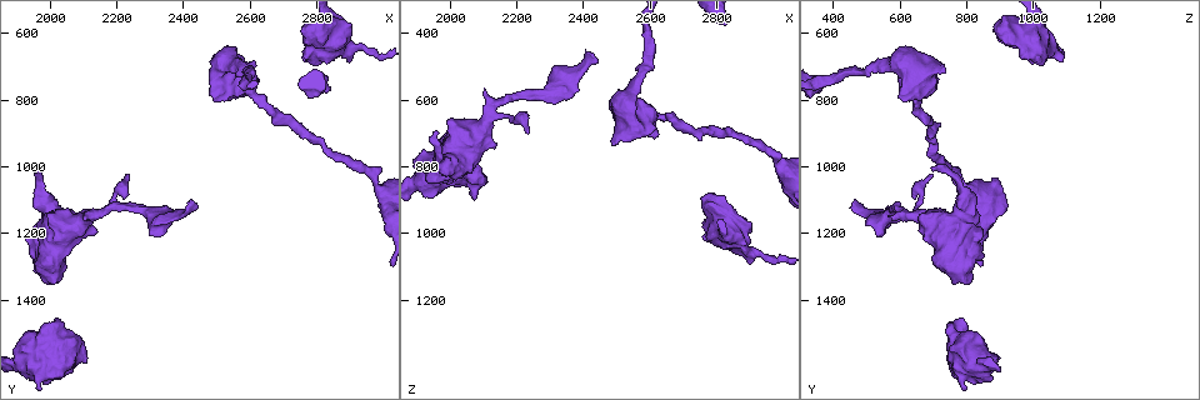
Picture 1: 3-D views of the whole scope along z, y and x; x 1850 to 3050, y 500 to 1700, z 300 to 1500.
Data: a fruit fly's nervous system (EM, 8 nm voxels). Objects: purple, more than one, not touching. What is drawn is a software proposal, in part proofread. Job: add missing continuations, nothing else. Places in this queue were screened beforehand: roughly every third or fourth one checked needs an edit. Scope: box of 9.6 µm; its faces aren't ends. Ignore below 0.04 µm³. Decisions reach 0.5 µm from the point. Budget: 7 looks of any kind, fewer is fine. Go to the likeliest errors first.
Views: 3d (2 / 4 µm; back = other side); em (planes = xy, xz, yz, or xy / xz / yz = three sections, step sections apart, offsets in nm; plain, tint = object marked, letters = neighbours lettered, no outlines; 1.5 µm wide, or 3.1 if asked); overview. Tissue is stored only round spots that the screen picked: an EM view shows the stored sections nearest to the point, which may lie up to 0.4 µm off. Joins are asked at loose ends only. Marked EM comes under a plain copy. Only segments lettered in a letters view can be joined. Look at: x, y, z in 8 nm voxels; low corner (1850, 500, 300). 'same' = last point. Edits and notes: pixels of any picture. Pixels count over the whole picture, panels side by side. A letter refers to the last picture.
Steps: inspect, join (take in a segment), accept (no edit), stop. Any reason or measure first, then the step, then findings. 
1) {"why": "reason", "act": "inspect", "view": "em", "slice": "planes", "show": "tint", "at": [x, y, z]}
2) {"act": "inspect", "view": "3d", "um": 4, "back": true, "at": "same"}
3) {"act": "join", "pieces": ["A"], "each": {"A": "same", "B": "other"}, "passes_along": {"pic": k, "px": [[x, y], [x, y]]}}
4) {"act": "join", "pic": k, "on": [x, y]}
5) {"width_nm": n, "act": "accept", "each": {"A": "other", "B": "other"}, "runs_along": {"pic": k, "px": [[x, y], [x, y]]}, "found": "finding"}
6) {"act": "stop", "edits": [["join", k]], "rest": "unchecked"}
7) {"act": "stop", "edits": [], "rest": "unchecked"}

{"why": "stops while still wide", "act": "inspect", "view": "3d", "um": 2, "at": [2480, 720, 730]}

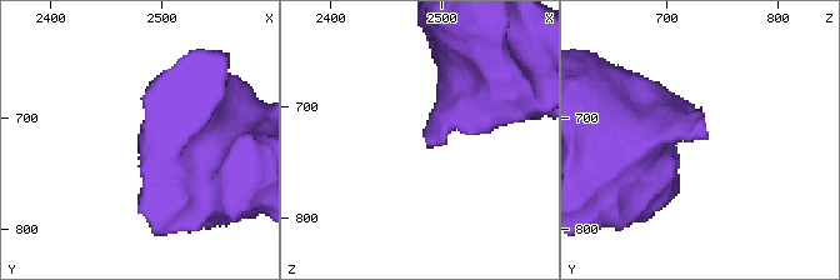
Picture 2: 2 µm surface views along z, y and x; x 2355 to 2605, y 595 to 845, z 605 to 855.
{"act": "inspect", "view": "em", "slice": "yz", "step": 4, "show": "letters", "at": [2488, 716, 732]}

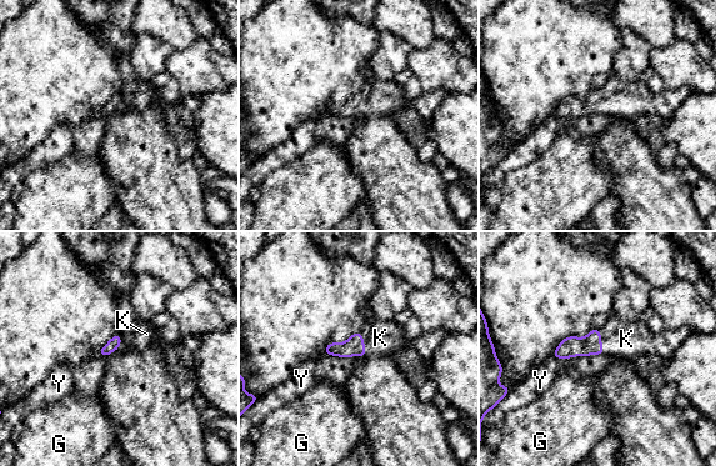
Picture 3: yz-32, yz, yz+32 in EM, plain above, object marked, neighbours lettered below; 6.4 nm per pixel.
{"longest_contact_nm": ["K", 170], "act": "join", "pieces": ["K"], "each": {"G": "other", "K": "same", "Y": "other"}, "passes_along": {"pic": 3, "px": [[354, 346], [362, 342], [380, 337]]}, "found": "it goes on there"}

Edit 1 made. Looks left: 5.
{"why": "free end", "act": "inspect", "view": "em", "slice": "planes", "show": "letters", "at": [2750, 680, 1020]}

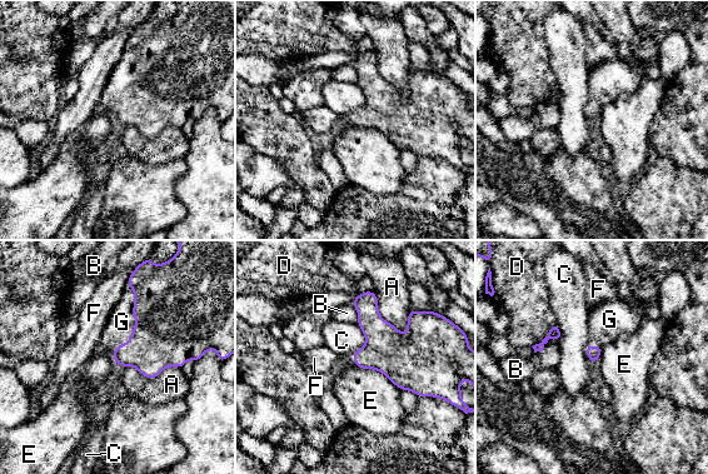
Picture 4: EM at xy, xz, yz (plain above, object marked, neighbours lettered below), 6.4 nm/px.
{"act": "join", "pieces": ["G"], "each": {"A": "other", "B": "other", "C": "other", "D": "other", "E": "other", "F": "other", "G": "same"}, "passes_along": {"pic": 4, "px": [[174, 318], [135, 322], [116, 332]]}, "found": "it goes on there"}

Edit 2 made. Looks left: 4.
{"why": "branch stops here", "act": "inspect", "view": "3d", "um": 2, "back": true, "at": [2410, 1110, 470]}

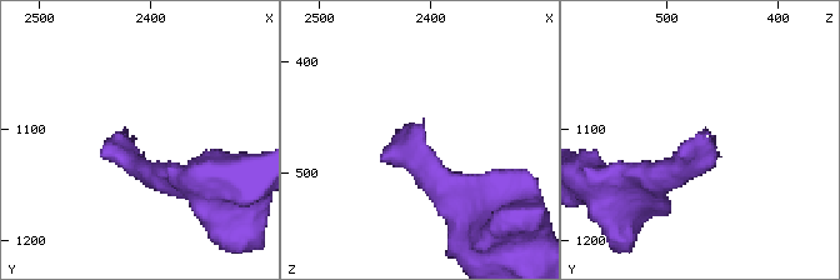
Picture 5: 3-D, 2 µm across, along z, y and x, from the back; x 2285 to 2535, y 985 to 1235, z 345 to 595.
{"why": "shape alone is not enough", "act": "inspect", "view": "em", "slice": "planes", "show": "letters", "at": [2416, 1108, 458]}

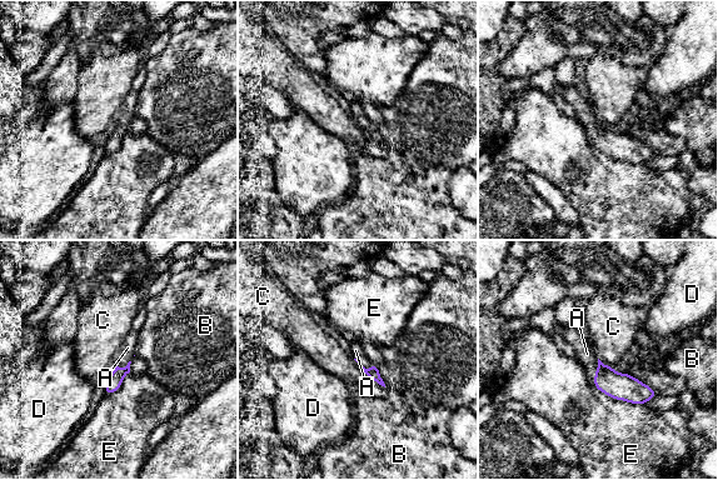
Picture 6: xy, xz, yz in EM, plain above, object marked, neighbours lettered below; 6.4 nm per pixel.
{"act": "join", "pieces": ["A"], "each": {"A": "same", "B": "other", "C": "other", "D": "other", "E": "other"}, "passes_along": {"pic": 6, "px": [[373, 374], [363, 366], [355, 350]]}, "found": "it goes on there"}

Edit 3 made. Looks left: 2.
{"act": "stop", "edits": [["join", 3], ["join", 4], ["join", 6]], "rest": "unchecked"}

